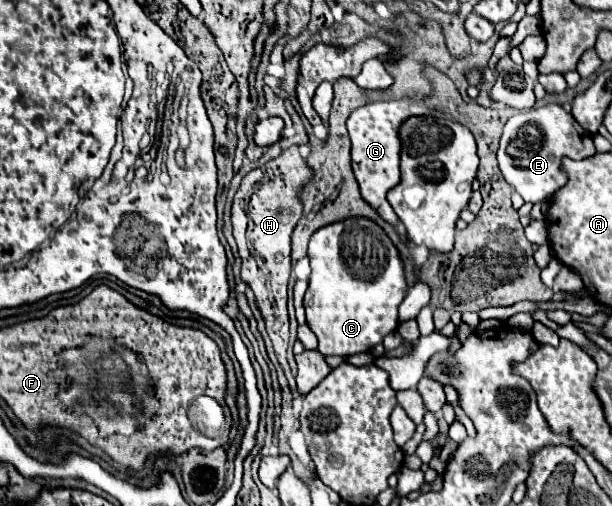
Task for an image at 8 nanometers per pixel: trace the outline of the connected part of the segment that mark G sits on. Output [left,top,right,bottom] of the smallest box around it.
[346,98,428,224]

